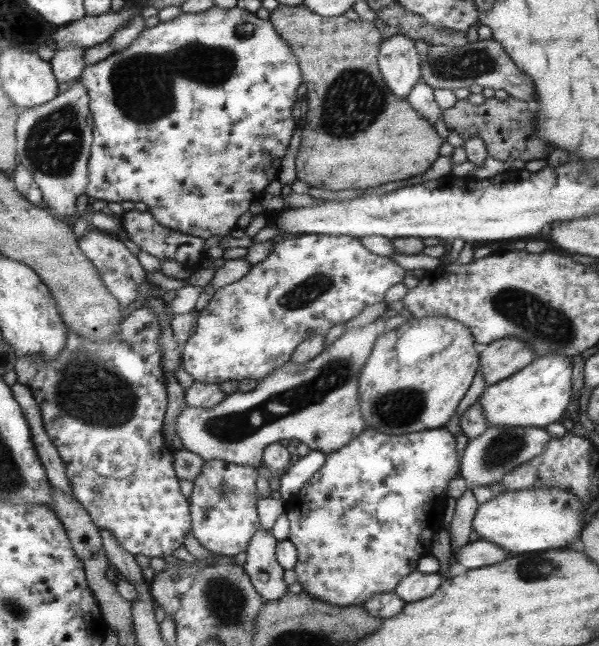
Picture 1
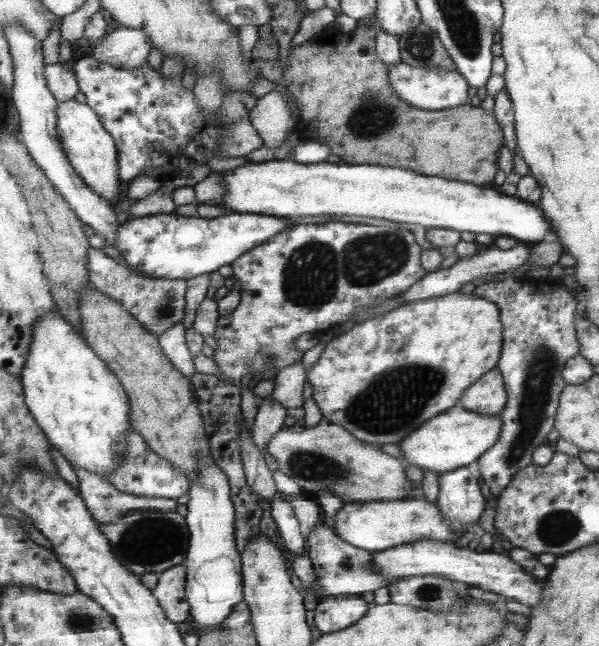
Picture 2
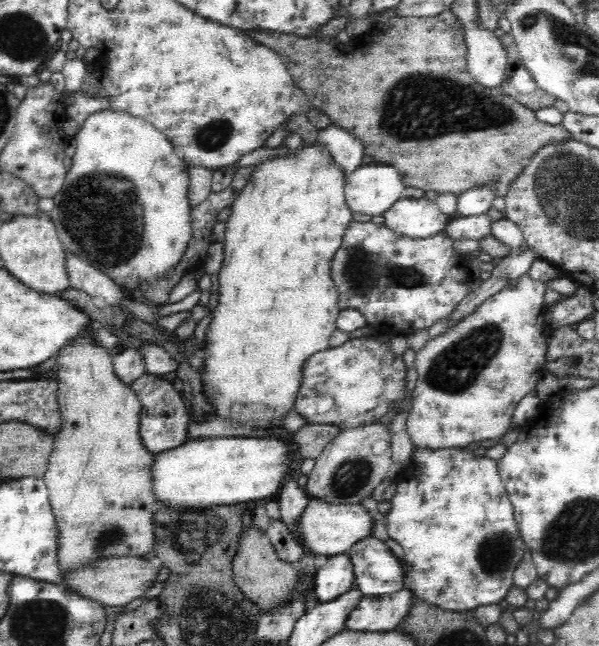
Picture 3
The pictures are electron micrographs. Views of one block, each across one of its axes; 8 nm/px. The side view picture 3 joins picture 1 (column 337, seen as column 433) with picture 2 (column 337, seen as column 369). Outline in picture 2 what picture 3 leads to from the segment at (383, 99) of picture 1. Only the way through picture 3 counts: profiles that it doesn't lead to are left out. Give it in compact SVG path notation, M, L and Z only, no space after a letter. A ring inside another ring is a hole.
M373 15L356 20L356 26L354 30L349 33L341 33L335 31L332 28L323 30L317 34L314 34L306 40L303 44L297 47L293 47L291 50L291 56L287 56L285 60L285 66L287 66L287 72L283 68L283 60L279 62L279 50L277 50L277 60L273 64L263 63L261 60L255 60L255 64L258 65L259 78L264 77L270 80L272 83L277 82L279 78L285 81L287 91L291 97L294 97L295 105L297 105L297 115L299 120L294 124L293 130L299 136L299 140L302 141L317 141L323 145L329 147L329 154L335 154L339 157L339 160L343 164L391 164L391 166L397 166L399 168L410 169L411 172L420 173L423 176L438 176L444 177L447 180L458 180L466 181L470 184L483 184L484 186L492 185L493 176L498 169L498 149L503 146L503 134L501 134L501 126L497 126L495 118L493 118L493 111L483 110L481 107L474 107L470 104L459 105L449 109L443 109L442 111L431 111L431 110L417 110L417 108L411 108L407 106L405 101L399 100L399 96L395 93L395 90L391 88L389 80L389 72L386 65L383 64L382 60L379 60L377 54L377 46L375 41L375 30L373 23L376 19Z

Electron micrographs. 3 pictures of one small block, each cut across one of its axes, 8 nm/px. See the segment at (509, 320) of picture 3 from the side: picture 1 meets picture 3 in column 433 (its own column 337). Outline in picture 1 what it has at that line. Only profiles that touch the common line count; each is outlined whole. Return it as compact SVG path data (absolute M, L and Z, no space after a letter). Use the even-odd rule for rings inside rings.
M384 313L370 324L340 335L311 360L293 364L289 359L249 392L231 392L213 408L185 406L175 419L182 447L203 460L223 460L236 466L257 467L262 452L279 440L295 438L310 450L338 451L366 428L362 418L359 374L379 335L385 332Z

